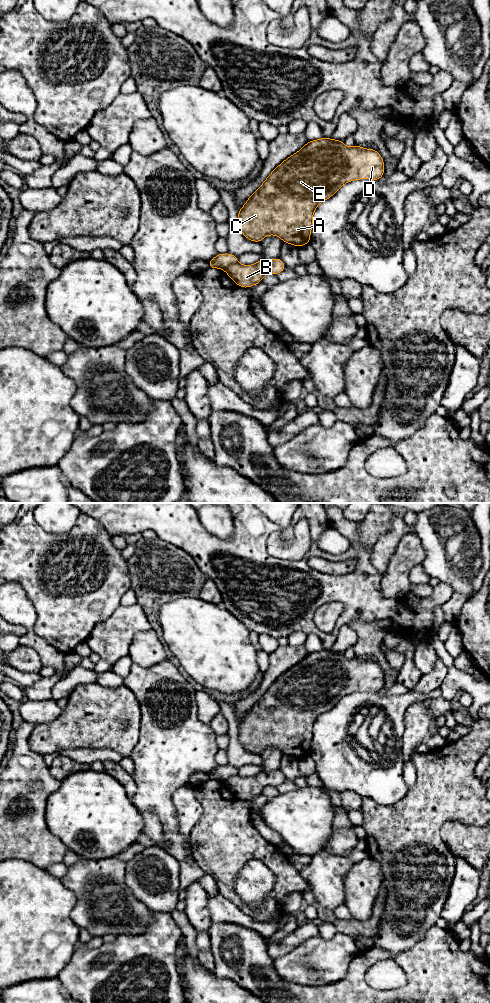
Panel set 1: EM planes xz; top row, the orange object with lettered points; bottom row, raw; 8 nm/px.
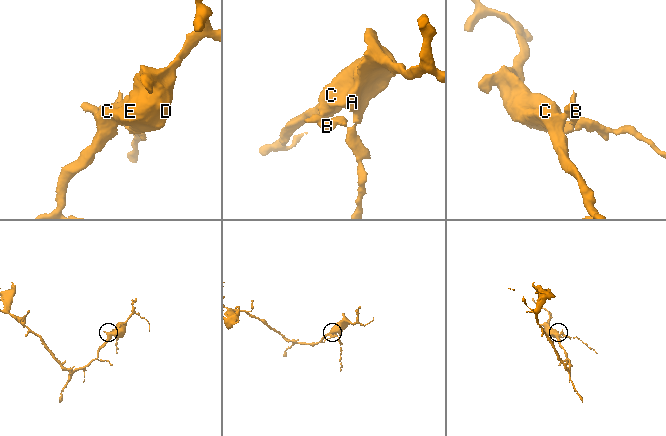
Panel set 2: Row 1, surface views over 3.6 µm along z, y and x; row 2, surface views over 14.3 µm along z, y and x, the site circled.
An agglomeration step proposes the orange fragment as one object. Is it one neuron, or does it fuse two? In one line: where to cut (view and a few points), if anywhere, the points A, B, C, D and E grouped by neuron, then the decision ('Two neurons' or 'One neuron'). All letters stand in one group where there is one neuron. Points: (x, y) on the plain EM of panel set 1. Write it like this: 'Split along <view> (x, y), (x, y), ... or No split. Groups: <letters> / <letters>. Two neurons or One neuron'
Split along xz (236, 773), (225, 782). Groups: A C D E / B. Two neurons

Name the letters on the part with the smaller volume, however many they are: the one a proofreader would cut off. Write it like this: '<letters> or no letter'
B

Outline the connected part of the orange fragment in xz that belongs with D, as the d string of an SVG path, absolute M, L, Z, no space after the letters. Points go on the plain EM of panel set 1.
M321 650L308 653L298 664L289 668L267 689L263 696L248 710L238 724L239 741L253 754L261 754L268 747L279 748L283 755L300 759L310 754L313 725L323 713L333 708L345 695L358 691L379 692L384 686L384 673L375 661L365 661L355 656L346 659L344 653Z

